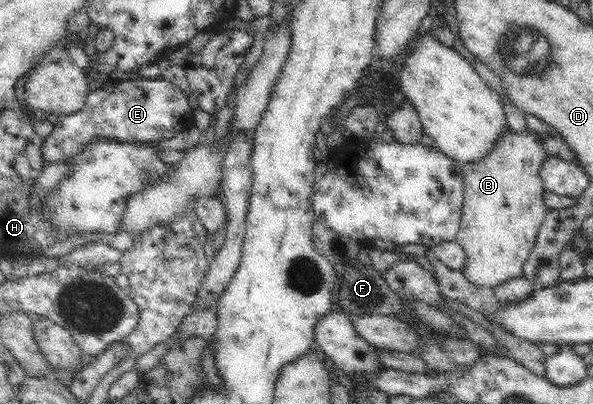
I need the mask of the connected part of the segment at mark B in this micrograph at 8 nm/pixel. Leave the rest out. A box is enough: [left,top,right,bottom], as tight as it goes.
[455,130,548,290]

